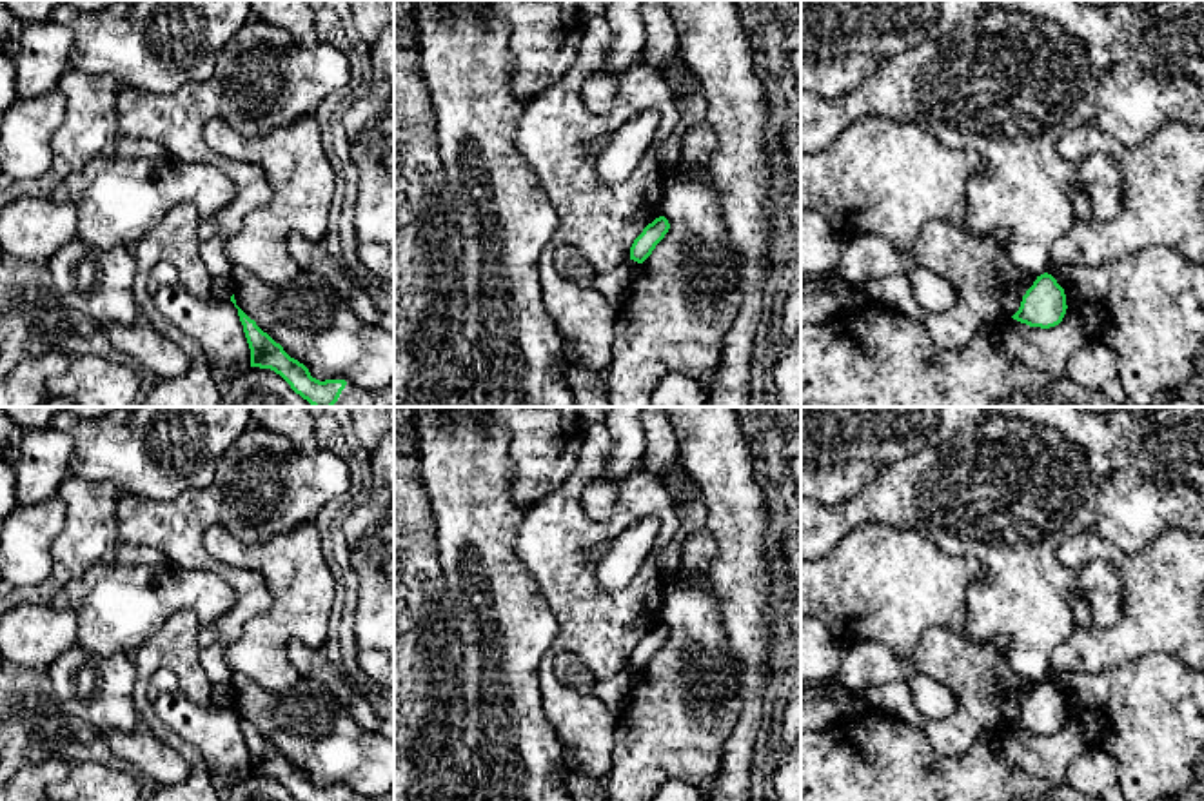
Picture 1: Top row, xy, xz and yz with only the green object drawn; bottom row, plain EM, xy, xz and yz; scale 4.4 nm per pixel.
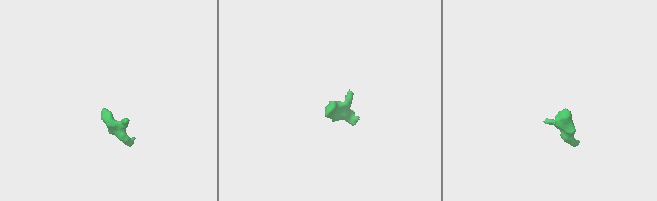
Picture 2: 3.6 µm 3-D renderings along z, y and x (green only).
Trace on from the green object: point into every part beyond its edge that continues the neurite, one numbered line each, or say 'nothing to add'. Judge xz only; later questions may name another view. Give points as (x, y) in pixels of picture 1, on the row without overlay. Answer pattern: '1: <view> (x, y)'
nothing to add

